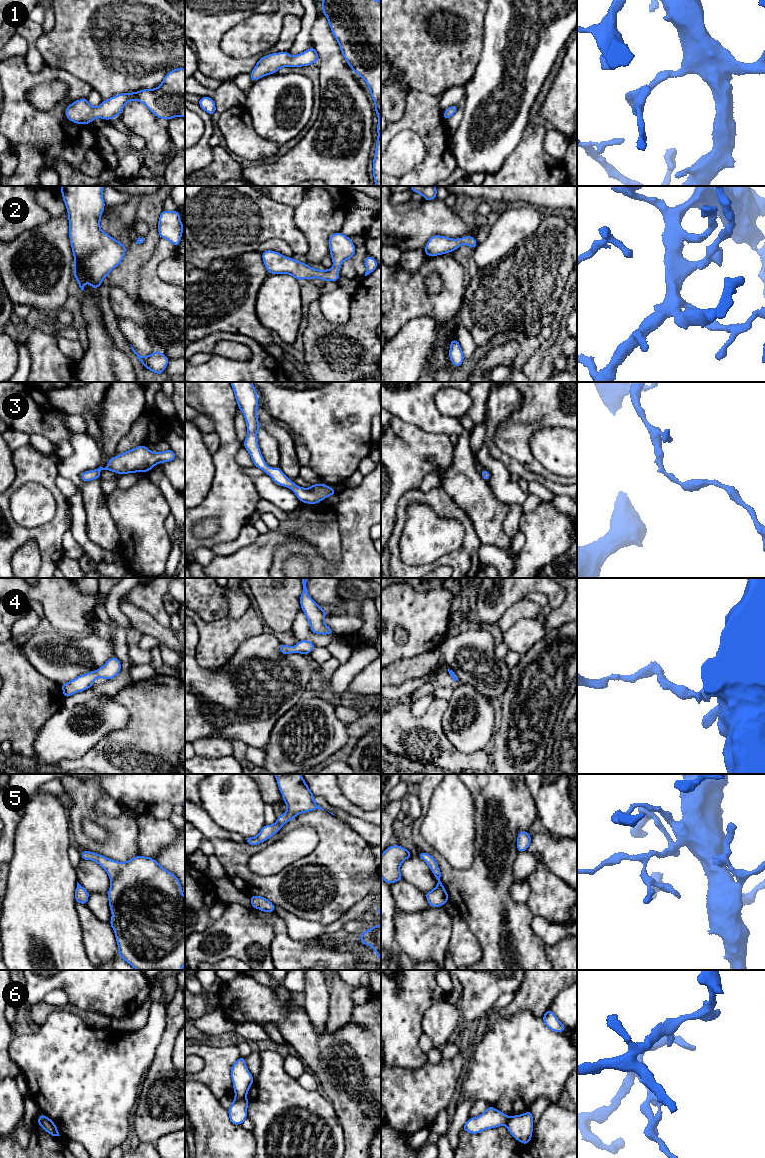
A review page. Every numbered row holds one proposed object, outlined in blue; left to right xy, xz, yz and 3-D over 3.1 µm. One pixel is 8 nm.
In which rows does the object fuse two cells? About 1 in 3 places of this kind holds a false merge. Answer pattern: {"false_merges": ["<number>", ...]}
{"false_merges": ["6"]}

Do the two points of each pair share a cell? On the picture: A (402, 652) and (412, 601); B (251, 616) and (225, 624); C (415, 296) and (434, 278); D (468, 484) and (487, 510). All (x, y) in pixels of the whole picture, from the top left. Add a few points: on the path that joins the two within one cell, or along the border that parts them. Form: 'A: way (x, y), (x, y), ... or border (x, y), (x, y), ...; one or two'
A: way (413, 639), (413, 614); one
B: way (245, 622), (243, 624), (231, 624); one
C: border (435, 271), (424, 282), (428, 295); two
D: way (469, 490), (481, 504); one

